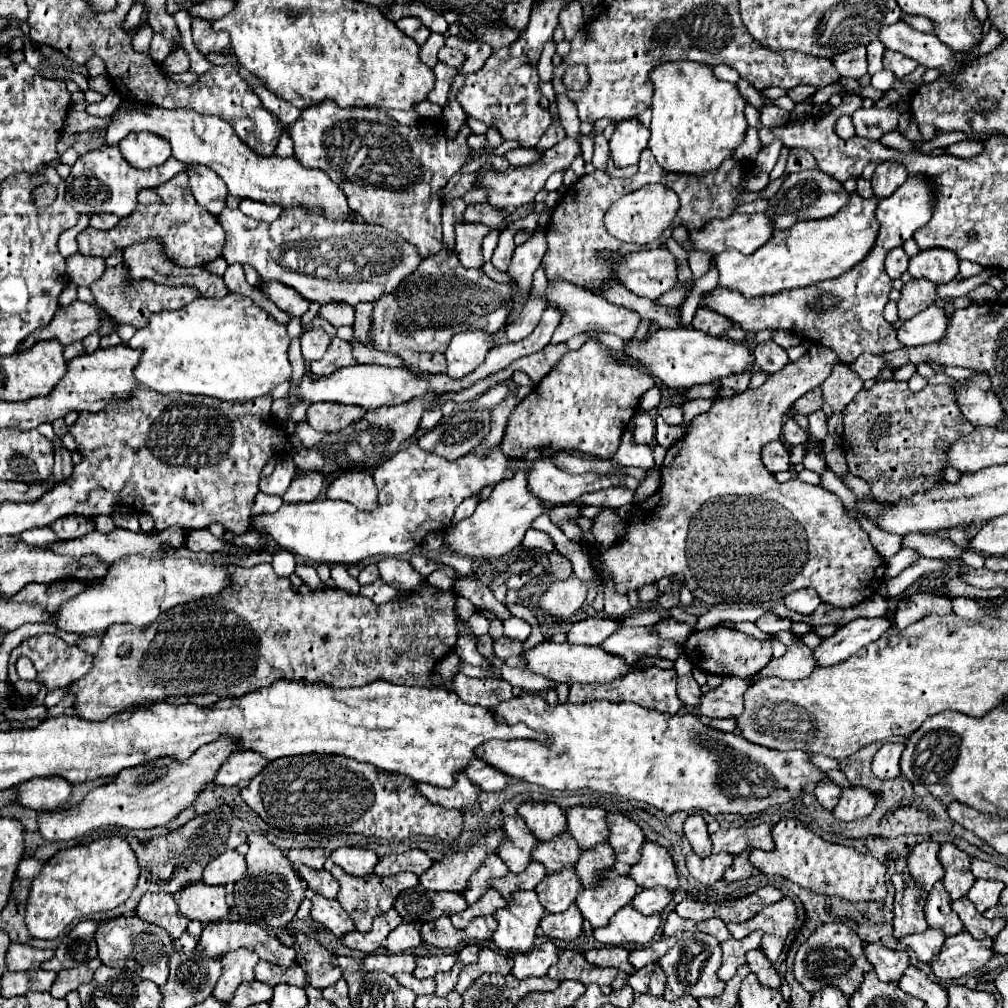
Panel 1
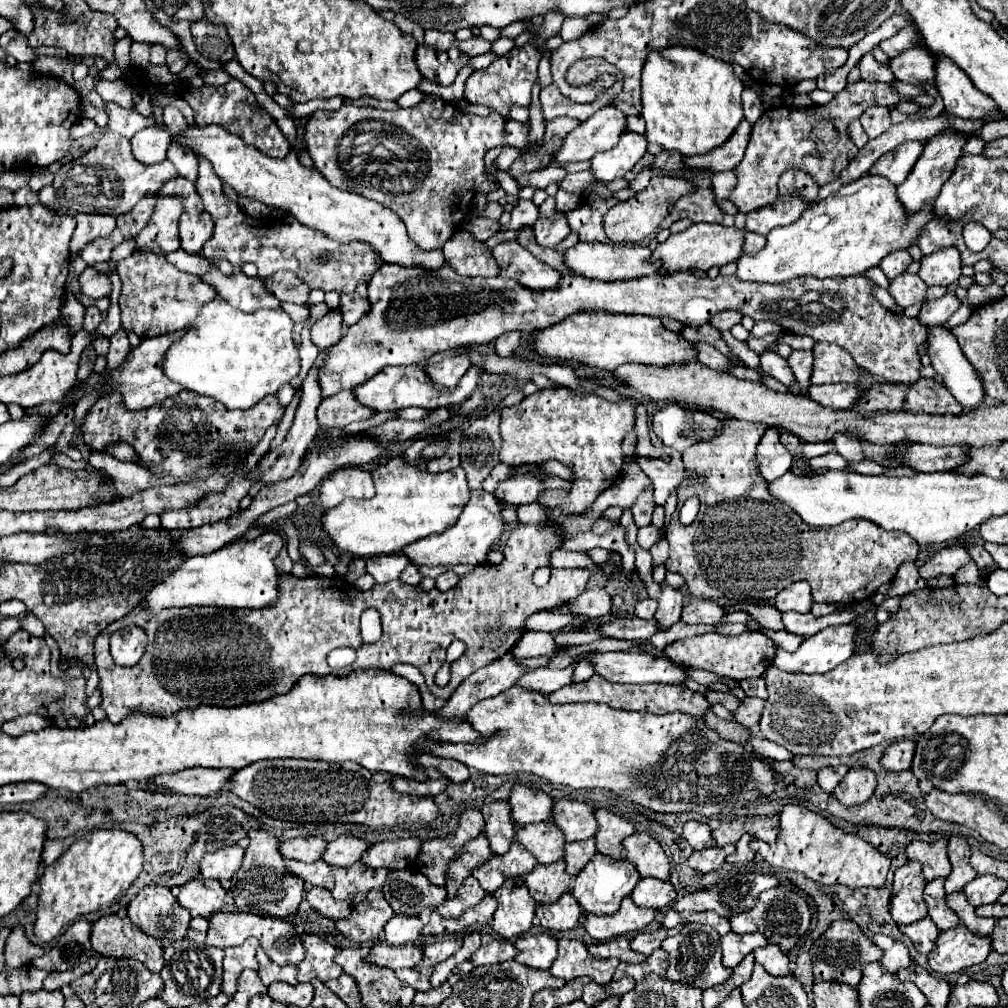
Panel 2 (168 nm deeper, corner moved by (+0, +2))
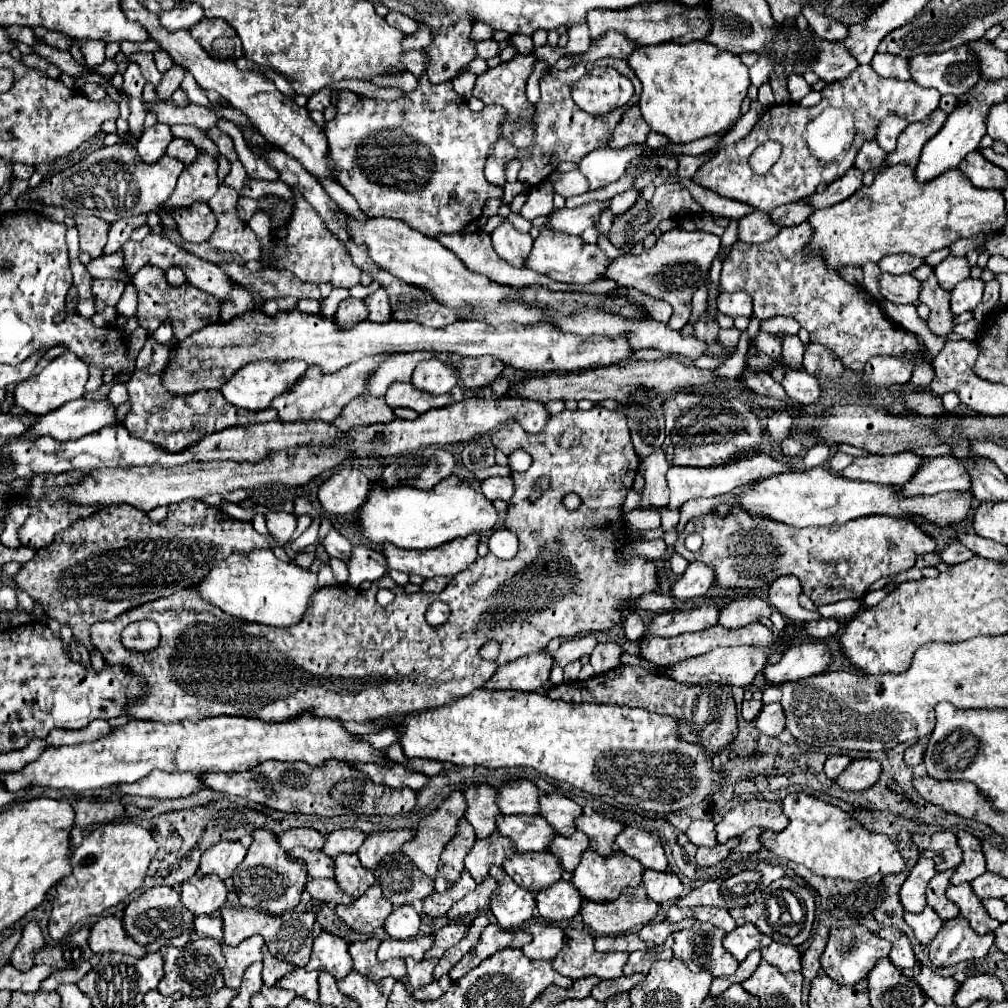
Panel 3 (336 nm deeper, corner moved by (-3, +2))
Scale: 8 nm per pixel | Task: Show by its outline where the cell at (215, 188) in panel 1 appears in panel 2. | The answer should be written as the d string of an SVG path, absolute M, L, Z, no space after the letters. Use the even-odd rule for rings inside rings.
M170 145L168 147L168 159L176 165L176 169L182 177L196 181L196 177L198 177L198 157L190 149L186 149L182 145Z

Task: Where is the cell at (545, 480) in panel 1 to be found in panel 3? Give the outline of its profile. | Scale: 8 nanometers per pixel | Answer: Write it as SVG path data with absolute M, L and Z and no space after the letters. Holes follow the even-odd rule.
M487 477L485 481L481 481L481 493L489 499L489 501L495 501L495 499L503 499L503 501L509 501L511 495L515 493L515 487L513 487L513 481L509 477Z

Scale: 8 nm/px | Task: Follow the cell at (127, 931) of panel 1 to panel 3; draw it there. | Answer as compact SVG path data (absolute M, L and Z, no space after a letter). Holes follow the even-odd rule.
M103 917L91 927L89 935L89 947L93 953L107 953L107 951L119 951L131 957L143 957L149 947L137 945L123 929L121 919L117 917Z

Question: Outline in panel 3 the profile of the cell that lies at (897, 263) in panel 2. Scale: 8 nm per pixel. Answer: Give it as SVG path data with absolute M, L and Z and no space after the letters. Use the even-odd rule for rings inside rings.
M899 253L899 255L887 255L887 257L883 257L877 265L879 265L879 269L885 271L885 273L901 275L901 273L911 273L913 269L921 267L921 265L923 265L923 259L911 257L911 255L907 255L907 253Z

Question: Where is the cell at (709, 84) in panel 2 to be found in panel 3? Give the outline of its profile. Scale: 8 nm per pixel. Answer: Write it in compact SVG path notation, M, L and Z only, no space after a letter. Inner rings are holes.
M707 41L693 43L659 43L637 47L627 59L631 71L643 83L639 101L645 121L655 133L663 133L671 143L691 143L715 135L735 125L741 117L741 101L747 95L749 73L739 55L719 49Z

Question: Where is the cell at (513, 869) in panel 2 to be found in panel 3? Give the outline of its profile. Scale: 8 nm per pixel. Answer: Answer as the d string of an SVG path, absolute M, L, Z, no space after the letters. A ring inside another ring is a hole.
M495 831L491 833L491 837L475 841L475 845L465 857L465 869L471 873L471 877L477 883L481 883L489 875L491 865L501 867L503 861L513 853L515 853L515 847L511 845L511 841L503 835L497 835Z

